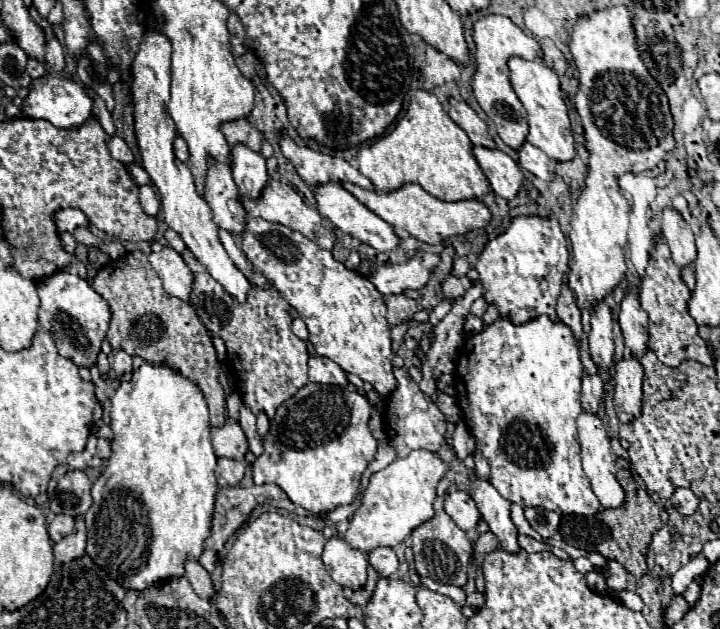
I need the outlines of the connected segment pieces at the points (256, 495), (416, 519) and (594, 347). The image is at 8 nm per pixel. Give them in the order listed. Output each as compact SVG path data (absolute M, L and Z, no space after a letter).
M263 484L263 486L251 486L251 488L221 488L217 492L217 500L215 500L215 514L213 514L213 528L211 528L211 536L205 540L205 546L215 550L215 552L221 552L225 542L245 524L249 519L249 512L255 508L255 504L271 504L275 508L283 508L287 512L297 512L298 515L303 516L315 516L305 509L297 508L281 488L277 488L277 484Z
M413 450L407 458L397 458L387 468L371 476L369 486L363 492L361 508L351 516L351 528L343 534L343 538L353 548L363 552L379 546L397 546L413 532L413 528L433 516L435 490L447 472L449 466L439 458L437 452Z
M599 302L591 310L591 332L589 332L589 350L591 358L599 368L605 368L613 360L613 334L611 334L611 310L605 302Z

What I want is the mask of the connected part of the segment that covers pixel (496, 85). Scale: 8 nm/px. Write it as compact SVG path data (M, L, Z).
M489 14L489 16L483 16L477 22L473 22L473 40L475 40L475 48L477 48L475 74L471 78L473 94L479 102L479 106L483 108L483 112L495 122L495 128L497 128L497 134L501 136L501 140L507 146L517 150L525 142L527 120L525 120L525 108L509 84L507 60L511 56L535 60L541 54L539 44L531 36L527 36L521 28L517 28L507 16L499 16L499 14Z

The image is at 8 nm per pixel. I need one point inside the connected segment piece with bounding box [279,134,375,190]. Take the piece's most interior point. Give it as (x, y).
(314, 167)

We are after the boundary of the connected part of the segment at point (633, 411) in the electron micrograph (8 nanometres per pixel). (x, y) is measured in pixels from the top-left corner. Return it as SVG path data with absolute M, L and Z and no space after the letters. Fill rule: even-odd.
M631 354L623 356L615 364L615 412L619 422L631 422L641 414L641 398L643 398L643 366L641 362Z

